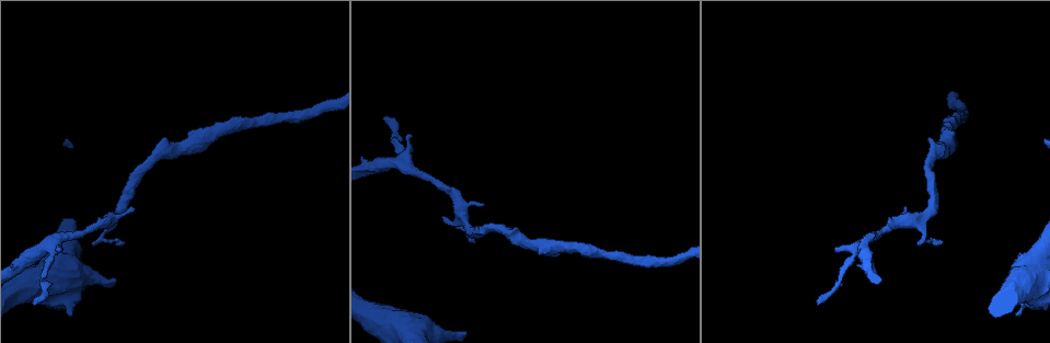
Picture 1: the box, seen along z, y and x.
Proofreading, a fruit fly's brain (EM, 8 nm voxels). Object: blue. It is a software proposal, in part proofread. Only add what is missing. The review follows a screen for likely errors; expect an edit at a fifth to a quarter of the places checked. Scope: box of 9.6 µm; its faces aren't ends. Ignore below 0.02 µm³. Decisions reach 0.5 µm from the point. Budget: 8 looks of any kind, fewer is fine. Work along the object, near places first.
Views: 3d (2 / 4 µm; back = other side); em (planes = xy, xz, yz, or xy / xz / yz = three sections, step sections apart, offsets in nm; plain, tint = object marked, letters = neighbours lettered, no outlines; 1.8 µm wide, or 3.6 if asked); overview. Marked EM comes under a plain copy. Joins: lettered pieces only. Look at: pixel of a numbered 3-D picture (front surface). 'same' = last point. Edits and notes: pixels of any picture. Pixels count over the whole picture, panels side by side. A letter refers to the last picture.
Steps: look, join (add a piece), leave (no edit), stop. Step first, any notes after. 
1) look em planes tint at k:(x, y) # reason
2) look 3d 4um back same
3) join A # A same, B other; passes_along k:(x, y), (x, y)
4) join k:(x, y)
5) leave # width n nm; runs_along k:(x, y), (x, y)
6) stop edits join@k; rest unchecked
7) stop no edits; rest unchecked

look em planes letters at 1:(465, 332) # an open end

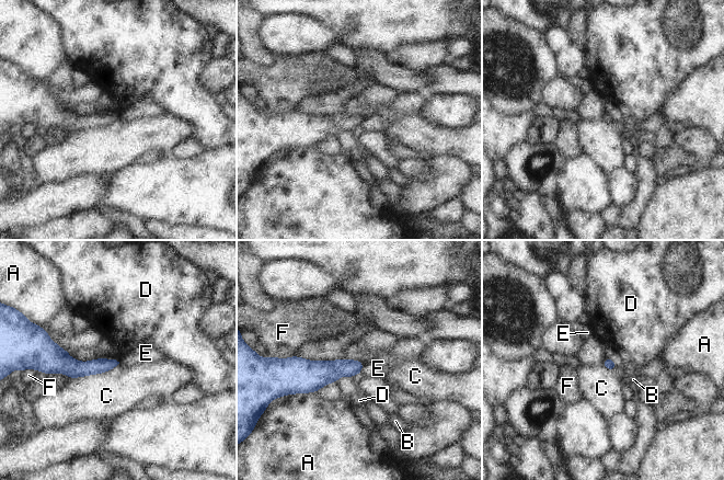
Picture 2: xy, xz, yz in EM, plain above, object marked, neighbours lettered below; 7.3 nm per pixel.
leave # A other, B other, C other, D other, E other, F other; border 2:(118, 363), (105, 372), (69, 378); no lettered piece goes on from it

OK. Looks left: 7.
look em planes letters at 1:(411, 134) # branch stops here

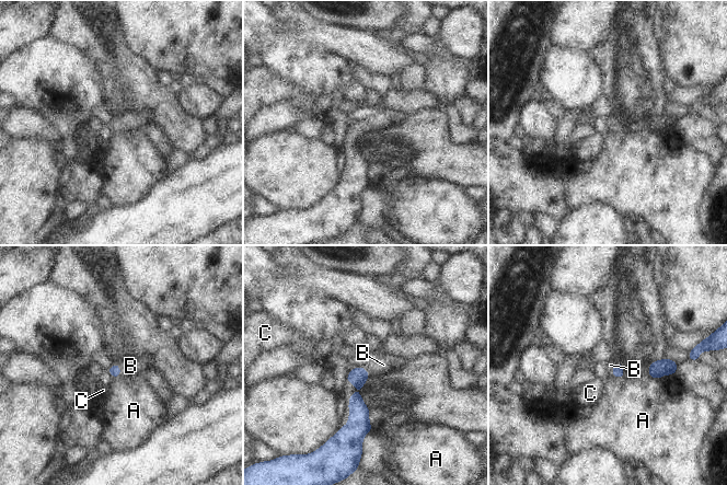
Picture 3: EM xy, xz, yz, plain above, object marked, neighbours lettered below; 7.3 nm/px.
join B # A other, B same, C other; the neuron continues

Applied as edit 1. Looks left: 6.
look overview # redraw

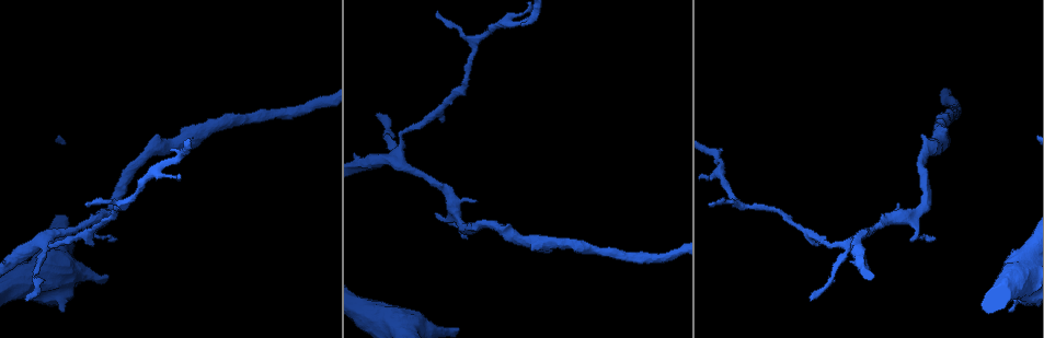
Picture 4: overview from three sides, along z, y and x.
look em 3.6um planes letters at 4:(29, 300) # thin end

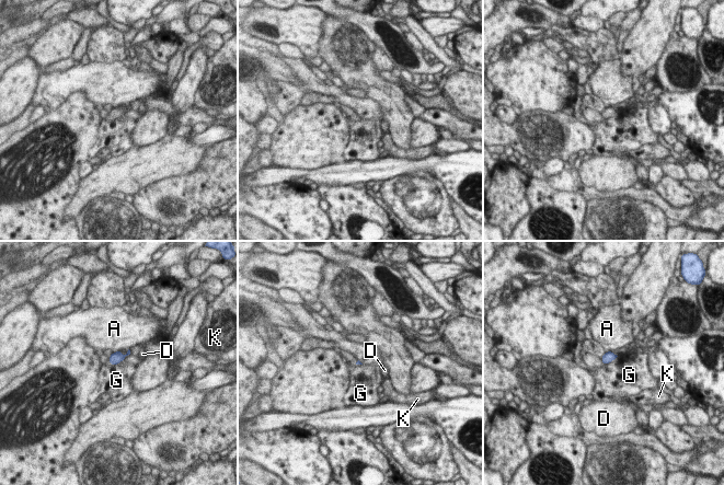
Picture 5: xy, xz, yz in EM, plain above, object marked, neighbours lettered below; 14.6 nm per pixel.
leave # A other, D other, G other, K other; border 5:(618, 356), (605, 365); no lettered piece goes on from it

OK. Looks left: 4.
stop edits join@3; rest unchecked

